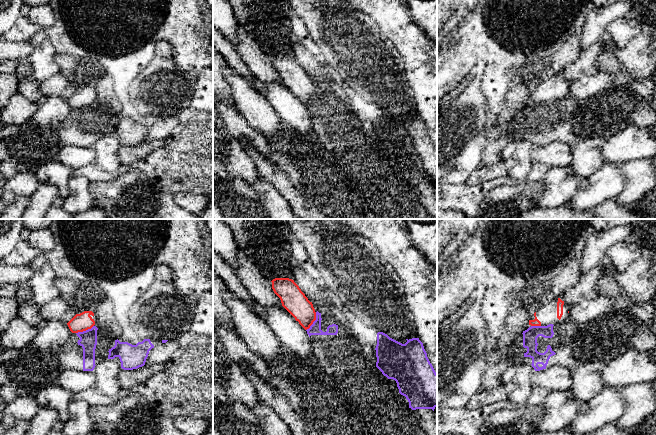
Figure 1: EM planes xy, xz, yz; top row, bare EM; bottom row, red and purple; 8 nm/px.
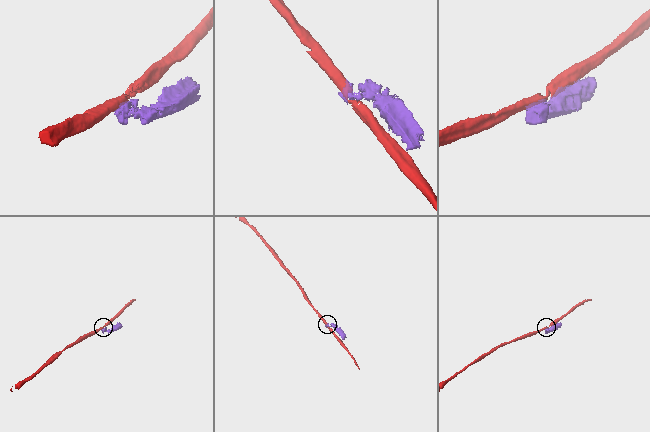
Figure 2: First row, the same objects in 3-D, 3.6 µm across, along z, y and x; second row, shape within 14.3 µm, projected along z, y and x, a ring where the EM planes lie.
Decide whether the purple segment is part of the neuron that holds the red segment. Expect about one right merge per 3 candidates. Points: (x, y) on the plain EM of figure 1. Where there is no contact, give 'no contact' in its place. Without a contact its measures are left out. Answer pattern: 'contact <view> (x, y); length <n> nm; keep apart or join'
contact xz (314, 96); length 170 nm; keep apart

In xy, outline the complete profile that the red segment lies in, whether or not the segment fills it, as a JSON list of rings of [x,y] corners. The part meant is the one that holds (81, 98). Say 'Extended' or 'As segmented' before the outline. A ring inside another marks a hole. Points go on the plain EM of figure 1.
As segmented. [[[84,87],[80,90],[76,90],[68,99],[68,103],[72,109],[83,108],[91,105],[95,101],[95,97],[92,94],[94,89],[92,87]]]

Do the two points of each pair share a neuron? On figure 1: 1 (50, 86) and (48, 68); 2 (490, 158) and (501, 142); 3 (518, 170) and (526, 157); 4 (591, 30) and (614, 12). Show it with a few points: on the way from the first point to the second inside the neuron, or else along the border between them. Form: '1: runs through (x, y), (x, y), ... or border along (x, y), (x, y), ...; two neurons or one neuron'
1: border along (59, 71), (40, 83); two neurons
2: runs through (490, 154), (497, 146); one neuron
3: runs through (521, 167), (524, 160); one neuron
4: runs through (597, 24), (608, 14); one neuron

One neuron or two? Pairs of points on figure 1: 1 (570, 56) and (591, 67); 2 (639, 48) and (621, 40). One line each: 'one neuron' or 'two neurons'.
1: two neurons
2: two neurons

